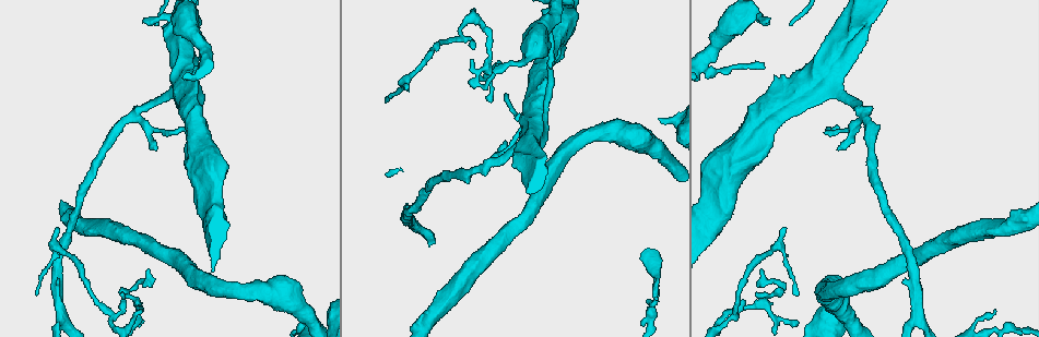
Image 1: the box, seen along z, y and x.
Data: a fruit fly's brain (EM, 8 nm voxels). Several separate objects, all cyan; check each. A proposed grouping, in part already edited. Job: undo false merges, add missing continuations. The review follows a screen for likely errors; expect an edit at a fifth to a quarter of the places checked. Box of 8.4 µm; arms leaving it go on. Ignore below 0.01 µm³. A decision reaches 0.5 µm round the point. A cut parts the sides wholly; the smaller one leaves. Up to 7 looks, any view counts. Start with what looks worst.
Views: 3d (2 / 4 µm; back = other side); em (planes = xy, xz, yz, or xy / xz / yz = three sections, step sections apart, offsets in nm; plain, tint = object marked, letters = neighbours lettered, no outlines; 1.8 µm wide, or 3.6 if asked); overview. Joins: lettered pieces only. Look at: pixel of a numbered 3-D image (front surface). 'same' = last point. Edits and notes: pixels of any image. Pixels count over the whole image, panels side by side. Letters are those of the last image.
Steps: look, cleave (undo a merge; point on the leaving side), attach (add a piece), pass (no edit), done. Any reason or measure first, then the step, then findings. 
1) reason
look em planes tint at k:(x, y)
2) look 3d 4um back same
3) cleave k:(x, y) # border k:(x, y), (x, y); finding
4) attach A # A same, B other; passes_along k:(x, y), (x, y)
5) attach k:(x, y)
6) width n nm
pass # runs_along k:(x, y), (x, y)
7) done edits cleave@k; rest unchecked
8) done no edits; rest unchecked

look em 3.6um planes letters at 1:(916, 318)

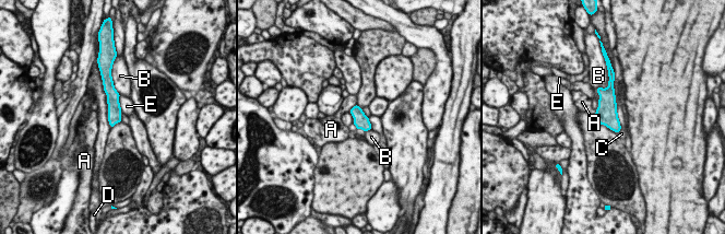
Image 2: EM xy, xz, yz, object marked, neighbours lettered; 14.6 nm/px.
width 190 nm
pass # A other, B other, C other, D other, E other; border 2:(119, 95), (119, 107), (122, 112); continuous, no second cell

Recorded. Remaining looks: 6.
tapers out
look 3d 2um at 1:(995, 311)

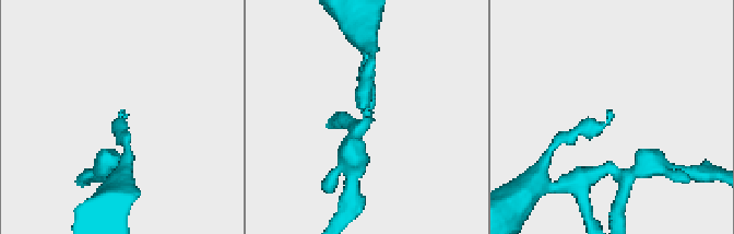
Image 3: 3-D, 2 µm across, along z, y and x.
look em planes letters at 3:(122, 113)

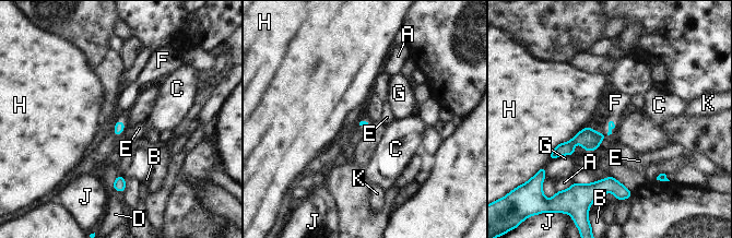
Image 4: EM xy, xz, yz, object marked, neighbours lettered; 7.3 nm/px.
attach F # A other, B other, C other, D other, E other, F same, G other, H other, J other, K other; passes_along 4:(119, 126), (124, 123), (126, 96); the cell continues

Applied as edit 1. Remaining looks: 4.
thick turns thin
look 3d 4um at 1:(192, 34)

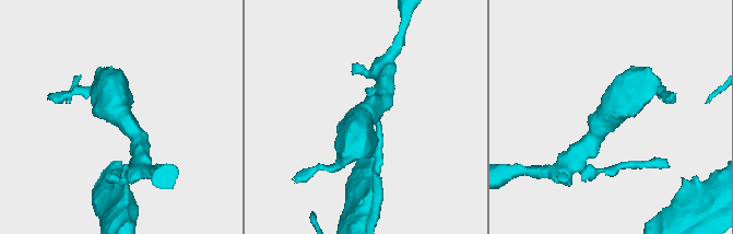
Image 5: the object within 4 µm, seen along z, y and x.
look em 3.6um planes letters at 5:(362, 119)

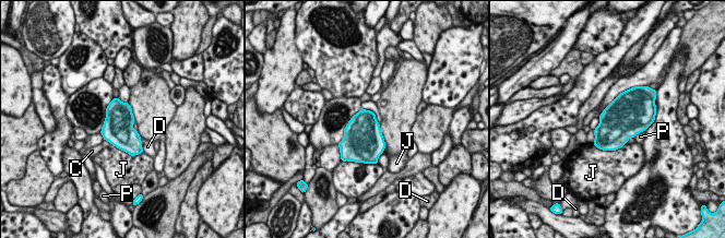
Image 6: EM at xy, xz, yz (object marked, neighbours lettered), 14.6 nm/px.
width 460 nm
pass # C other, D other, J other, P other; border 6:(626, 142), (615, 150), (593, 144); all the same cell

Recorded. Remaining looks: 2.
done edits attach@4; rest unchecked

